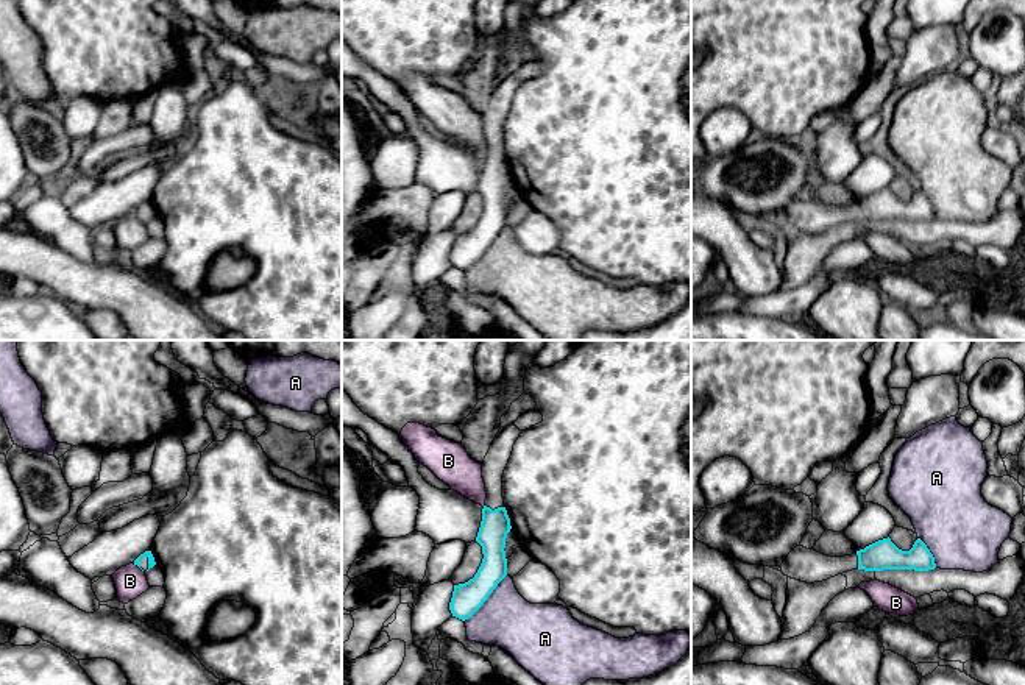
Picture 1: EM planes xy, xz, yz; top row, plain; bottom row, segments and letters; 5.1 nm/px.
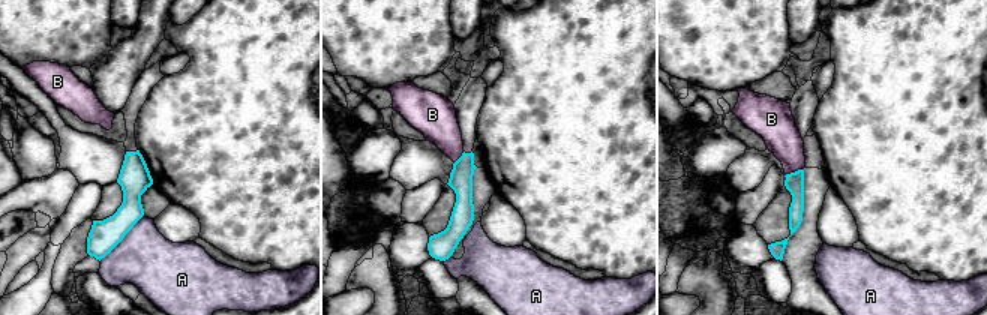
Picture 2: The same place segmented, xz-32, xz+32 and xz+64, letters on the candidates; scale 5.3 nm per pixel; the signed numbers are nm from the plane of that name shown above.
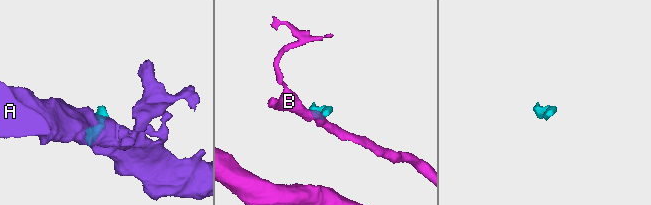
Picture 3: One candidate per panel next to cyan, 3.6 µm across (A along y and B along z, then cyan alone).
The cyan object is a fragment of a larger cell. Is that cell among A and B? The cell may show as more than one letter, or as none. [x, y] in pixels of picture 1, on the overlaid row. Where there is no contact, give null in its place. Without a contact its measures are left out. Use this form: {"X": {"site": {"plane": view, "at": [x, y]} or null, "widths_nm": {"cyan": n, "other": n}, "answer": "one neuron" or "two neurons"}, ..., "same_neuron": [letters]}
{"A": {"site": {"plane": "xz", "at": [487, 598]}, "widths_nm": {"cyan": 160, "other": 280}, "answer": "two neurons"}, "B": {"site": {"plane": "xy", "at": [138, 565]}, "widths_nm": {"cyan": 40, "other": 160}, "answer": "two neurons"}, "same_neuron": []}

